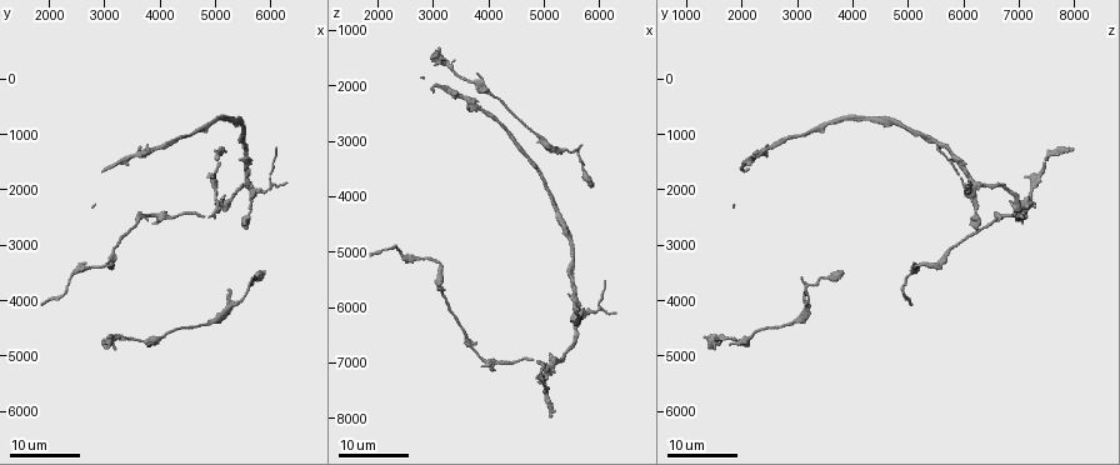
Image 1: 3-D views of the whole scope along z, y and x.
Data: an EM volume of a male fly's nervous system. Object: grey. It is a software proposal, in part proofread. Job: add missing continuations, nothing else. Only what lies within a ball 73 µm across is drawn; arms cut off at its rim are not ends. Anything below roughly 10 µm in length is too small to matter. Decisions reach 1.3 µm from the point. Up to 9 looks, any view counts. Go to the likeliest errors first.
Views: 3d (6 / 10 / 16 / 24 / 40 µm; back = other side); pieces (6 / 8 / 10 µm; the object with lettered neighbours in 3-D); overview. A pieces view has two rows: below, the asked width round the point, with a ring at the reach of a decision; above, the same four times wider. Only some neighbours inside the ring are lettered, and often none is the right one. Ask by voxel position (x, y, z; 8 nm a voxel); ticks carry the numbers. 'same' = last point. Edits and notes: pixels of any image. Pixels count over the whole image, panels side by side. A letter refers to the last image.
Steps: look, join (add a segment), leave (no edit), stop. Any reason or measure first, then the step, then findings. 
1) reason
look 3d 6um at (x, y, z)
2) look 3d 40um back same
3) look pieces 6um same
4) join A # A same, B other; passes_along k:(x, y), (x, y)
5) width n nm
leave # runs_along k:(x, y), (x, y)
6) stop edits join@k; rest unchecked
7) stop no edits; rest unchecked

free end
look 3d 16um at (5500, 2700, 6200)

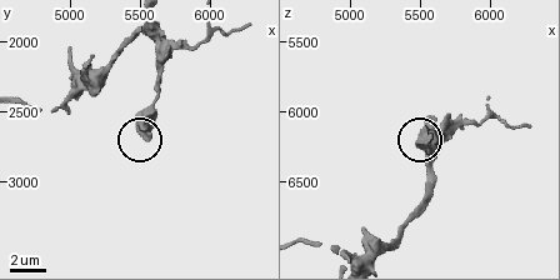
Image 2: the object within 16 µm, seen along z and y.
look pieces 10um at (5540, 2680, 6240)

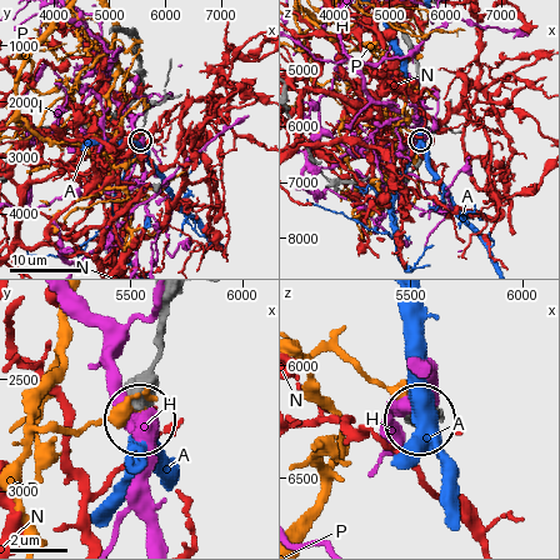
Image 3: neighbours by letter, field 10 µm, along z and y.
leave # A other, H other, N other, P other; none of them fits

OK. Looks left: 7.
an open end
look 3d 16um at (5900, 3450, 3800)

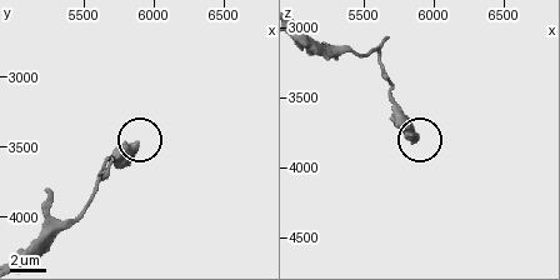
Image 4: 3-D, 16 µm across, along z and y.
look pieces 6um at (5860, 3480, 3800)

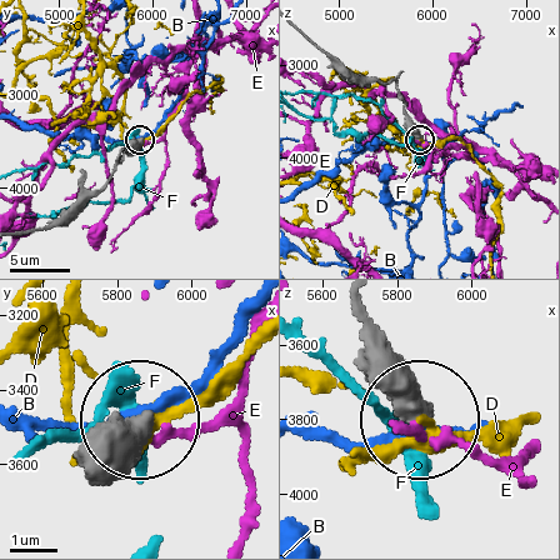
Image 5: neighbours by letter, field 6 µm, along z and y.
leave # B other, D other, E other, F other; runs_along 5:(361, 310), (366, 359), (418, 414); no lettered segment goes on from it

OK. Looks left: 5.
thin end
look 3d 16um at (6100, 1300, 5550)

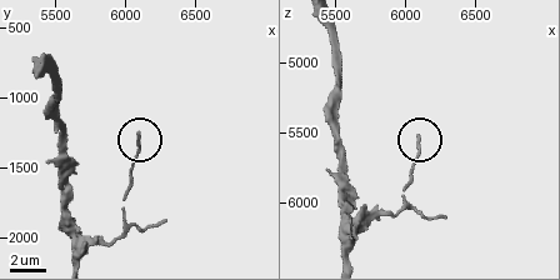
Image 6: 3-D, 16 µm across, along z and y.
see the neighbours
look pieces 6um at (6100, 1260, 5520)

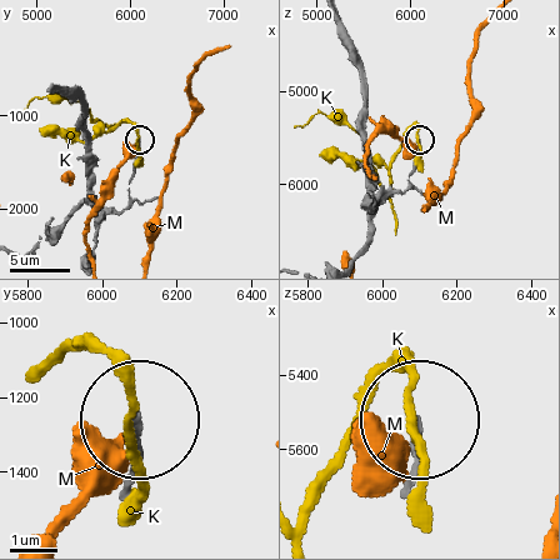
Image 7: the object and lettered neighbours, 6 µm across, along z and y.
leave # K other, M other; no lettered segment goes on from it

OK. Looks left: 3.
thin end
look 3d 24um at (3850, 2600, 7050)

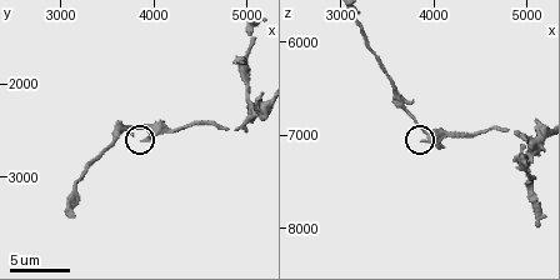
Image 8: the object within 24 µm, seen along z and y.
look pieces 8um at (3900, 2600, 7050)

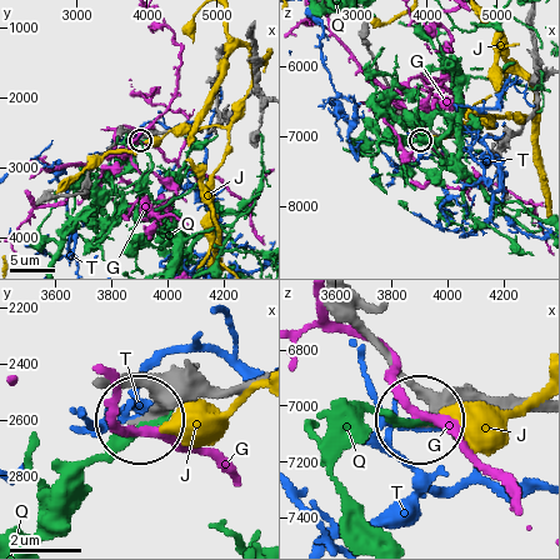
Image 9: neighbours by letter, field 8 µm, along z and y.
width 180 nm
leave # G other, J other, Q other, T other; runs_along 9:(251, 381), (170, 399), (146, 418); no lettered segment goes on from it

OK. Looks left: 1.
stop no edits; rest unchecked

